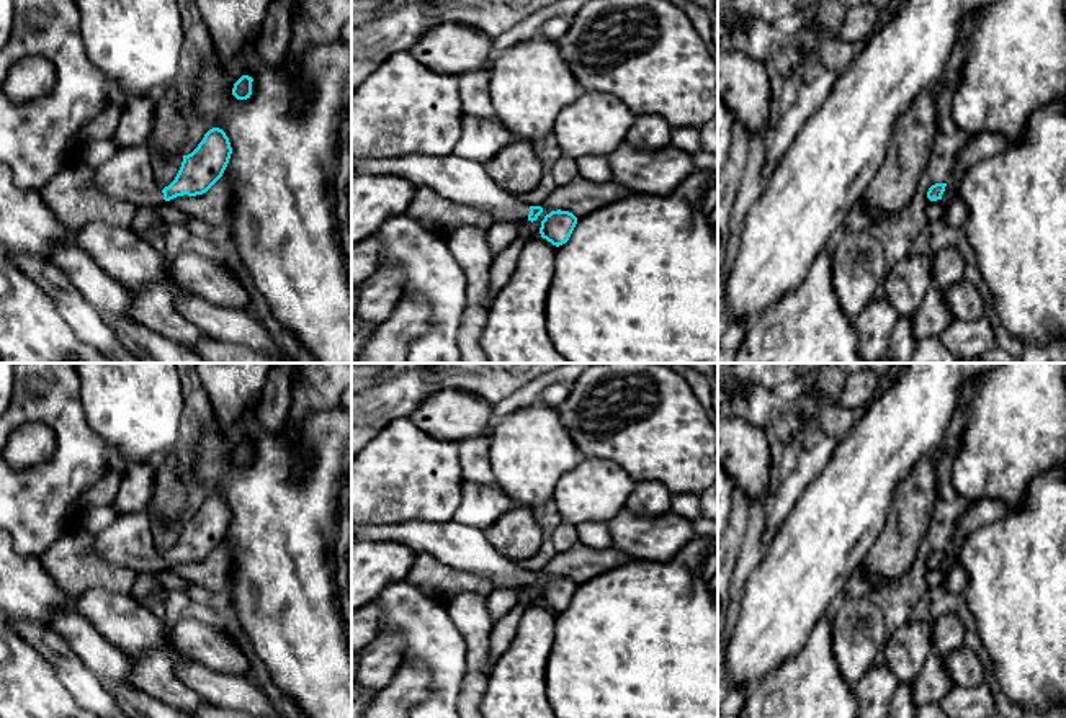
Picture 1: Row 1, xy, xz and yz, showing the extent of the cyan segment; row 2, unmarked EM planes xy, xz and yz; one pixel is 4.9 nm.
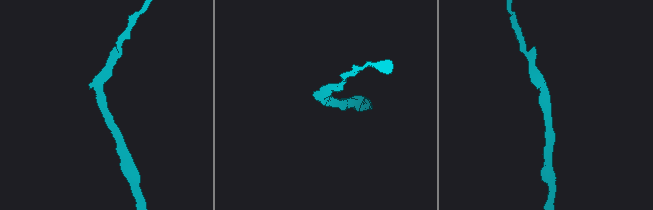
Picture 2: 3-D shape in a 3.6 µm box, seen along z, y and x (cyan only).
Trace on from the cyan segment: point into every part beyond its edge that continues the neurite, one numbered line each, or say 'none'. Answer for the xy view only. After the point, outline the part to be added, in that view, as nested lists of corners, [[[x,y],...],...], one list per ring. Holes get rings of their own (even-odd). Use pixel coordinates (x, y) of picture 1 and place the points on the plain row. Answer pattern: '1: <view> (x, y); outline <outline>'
1: xy (128, 542); outline [[[147,509],[118,515],[105,532],[95,536],[93,553],[132,572],[165,568],[154,546],[152,517]]]

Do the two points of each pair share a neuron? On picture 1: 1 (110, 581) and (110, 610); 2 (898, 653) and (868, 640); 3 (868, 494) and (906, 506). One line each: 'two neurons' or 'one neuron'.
1: two neurons
2: two neurons
3: two neurons

